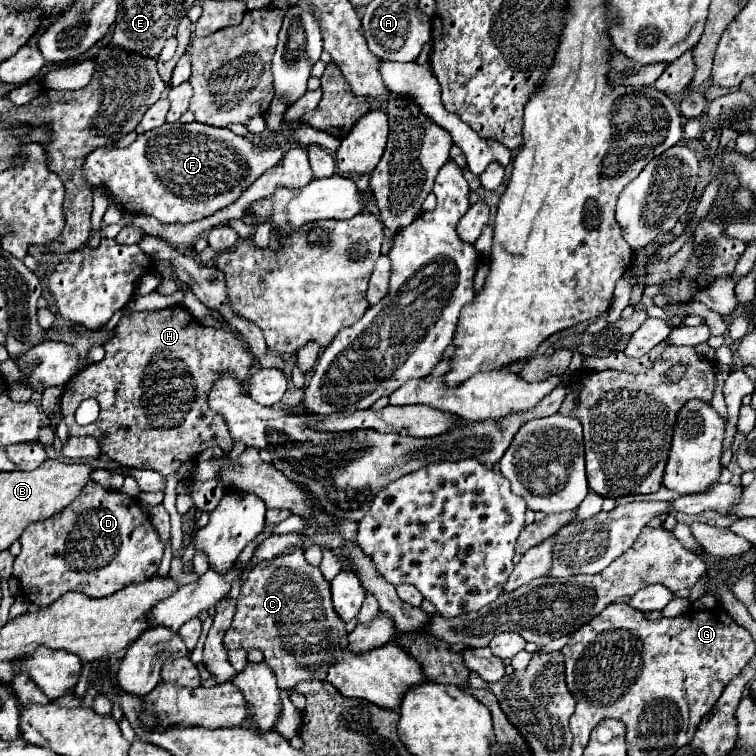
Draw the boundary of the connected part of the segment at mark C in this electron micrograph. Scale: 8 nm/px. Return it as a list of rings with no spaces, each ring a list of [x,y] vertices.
[[[287,549],[285,553],[275,555],[273,559],[259,561],[255,567],[249,569],[237,597],[233,623],[227,629],[223,643],[227,649],[261,649],[265,663],[277,675],[279,689],[293,689],[299,681],[319,679],[335,685],[335,689],[339,689],[339,693],[343,693],[345,697],[359,697],[385,709],[397,709],[405,689],[423,681],[421,665],[401,645],[395,645],[395,641],[389,641],[387,645],[381,645],[379,649],[371,649],[367,653],[351,653],[351,649],[347,649],[347,637],[349,633],[345,631],[345,623],[333,609],[329,581],[323,577],[319,567],[305,561],[303,549]]]

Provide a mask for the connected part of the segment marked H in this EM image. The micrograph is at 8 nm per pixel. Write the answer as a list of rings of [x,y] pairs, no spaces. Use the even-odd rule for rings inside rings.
[[[165,307],[165,309],[143,311],[143,313],[133,313],[133,315],[121,317],[121,321],[119,321],[119,323],[115,325],[115,329],[113,329],[113,337],[111,337],[109,341],[105,341],[103,347],[105,347],[105,359],[99,361],[99,363],[89,363],[89,365],[85,365],[85,367],[79,369],[79,373],[73,375],[71,381],[65,385],[65,391],[63,391],[63,397],[61,397],[61,407],[63,407],[65,423],[67,423],[67,427],[69,427],[69,435],[77,435],[77,437],[81,437],[81,435],[99,437],[99,435],[105,433],[105,435],[107,435],[107,441],[103,443],[103,451],[105,451],[105,455],[109,455],[113,461],[117,461],[117,463],[121,463],[121,465],[127,465],[127,467],[155,469],[155,471],[163,473],[165,477],[167,477],[169,473],[175,473],[175,475],[179,475],[179,479],[189,479],[189,477],[191,477],[193,465],[189,463],[189,459],[191,459],[193,455],[205,451],[207,447],[223,447],[223,451],[231,451],[233,439],[231,439],[231,435],[229,435],[227,423],[225,423],[217,413],[213,413],[213,411],[209,409],[209,405],[207,405],[207,393],[209,393],[209,389],[211,389],[215,377],[217,377],[219,373],[227,371],[227,369],[235,371],[235,373],[237,373],[237,379],[239,379],[241,383],[249,379],[249,367],[253,365],[255,359],[253,359],[251,353],[247,353],[247,351],[243,349],[243,343],[239,341],[239,337],[237,337],[233,331],[229,331],[229,329],[205,327],[205,325],[201,325],[201,323],[199,323],[187,309],[183,309],[183,307]],[[89,397],[93,397],[93,399],[99,401],[101,413],[99,413],[99,419],[97,419],[95,423],[81,427],[81,425],[75,423],[75,417],[73,417],[73,415],[75,415],[75,409],[79,407],[79,403],[81,403],[83,399],[89,399]]]

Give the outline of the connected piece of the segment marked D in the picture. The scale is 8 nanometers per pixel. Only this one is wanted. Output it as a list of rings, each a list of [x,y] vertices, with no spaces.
[[[89,481],[87,489],[83,489],[83,493],[67,509],[63,509],[63,513],[43,523],[31,523],[19,541],[21,553],[15,557],[13,577],[19,581],[23,597],[41,607],[53,603],[67,591],[79,591],[89,597],[107,597],[129,583],[145,581],[155,575],[163,557],[161,537],[141,505],[127,493],[103,489],[95,481]]]

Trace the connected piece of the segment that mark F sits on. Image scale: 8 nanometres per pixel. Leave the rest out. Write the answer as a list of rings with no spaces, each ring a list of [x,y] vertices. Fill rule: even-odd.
[[[165,123],[147,133],[141,133],[129,147],[99,147],[87,155],[83,163],[83,177],[87,187],[103,187],[103,191],[121,205],[125,213],[131,215],[151,215],[165,225],[171,223],[189,223],[199,221],[215,211],[237,201],[243,191],[247,191],[259,175],[271,169],[277,159],[283,157],[281,149],[267,151],[259,145],[253,145],[245,137],[235,135],[229,129],[217,129],[203,123]]]

